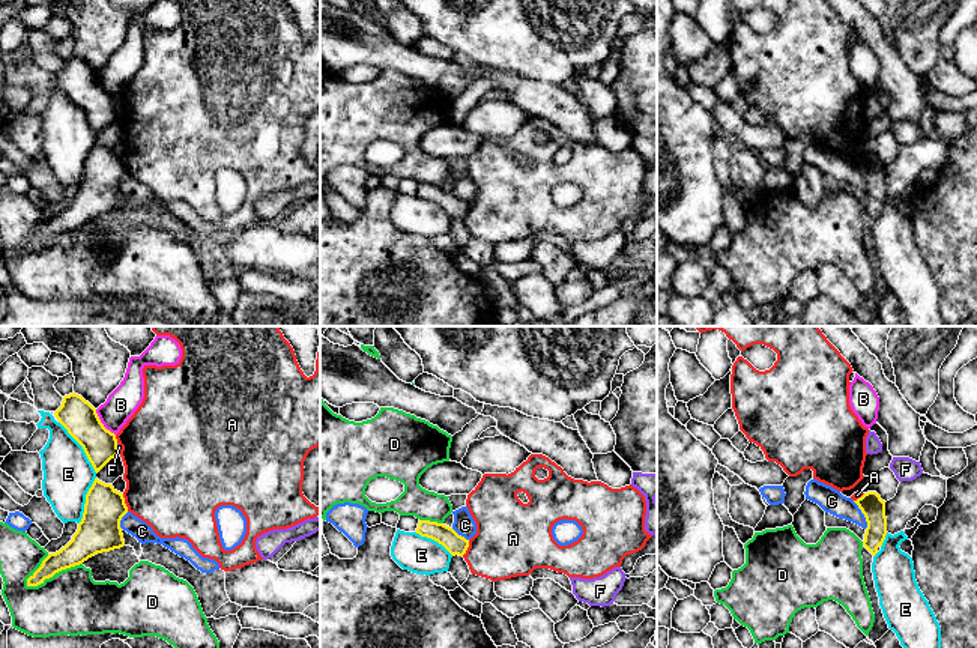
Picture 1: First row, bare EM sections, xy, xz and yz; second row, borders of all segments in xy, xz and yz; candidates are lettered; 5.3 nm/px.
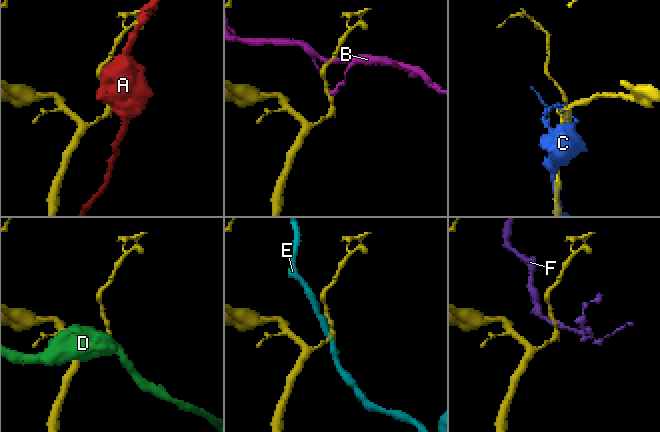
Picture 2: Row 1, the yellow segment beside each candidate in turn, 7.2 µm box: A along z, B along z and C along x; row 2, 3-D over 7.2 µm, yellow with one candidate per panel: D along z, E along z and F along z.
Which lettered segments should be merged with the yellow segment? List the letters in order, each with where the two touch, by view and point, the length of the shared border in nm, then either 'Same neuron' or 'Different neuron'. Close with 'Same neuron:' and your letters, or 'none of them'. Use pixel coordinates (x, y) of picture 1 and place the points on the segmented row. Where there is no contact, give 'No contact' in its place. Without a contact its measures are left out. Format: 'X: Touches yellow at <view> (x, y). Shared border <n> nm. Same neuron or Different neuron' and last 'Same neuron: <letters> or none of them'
A: Touches yellow at xy (124, 502). Shared border 100 nm. Different neuron
B: Touches yellow at xy (101, 423). Shared border 180 nm. Different neuron
C: Touches yellow at yz (863, 513). Shared border 170 nm. Different neuron
D: Touches yellow at xy (53, 575). Shared border 320 nm. Different neuron
E: Touches yellow at xy (81, 445). Shared border 340 nm. Different neuron
F: Touches yellow at xy (116, 447). Shared border 50 nm. Different neuron
Same neuron: none of them

